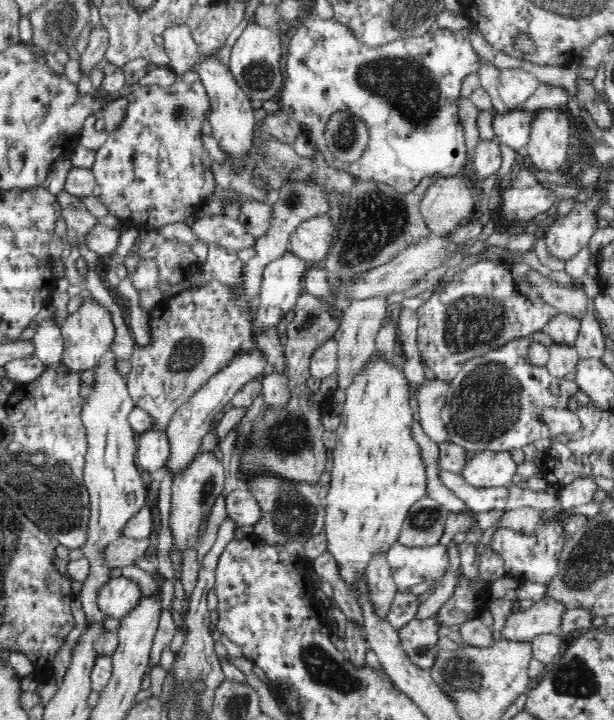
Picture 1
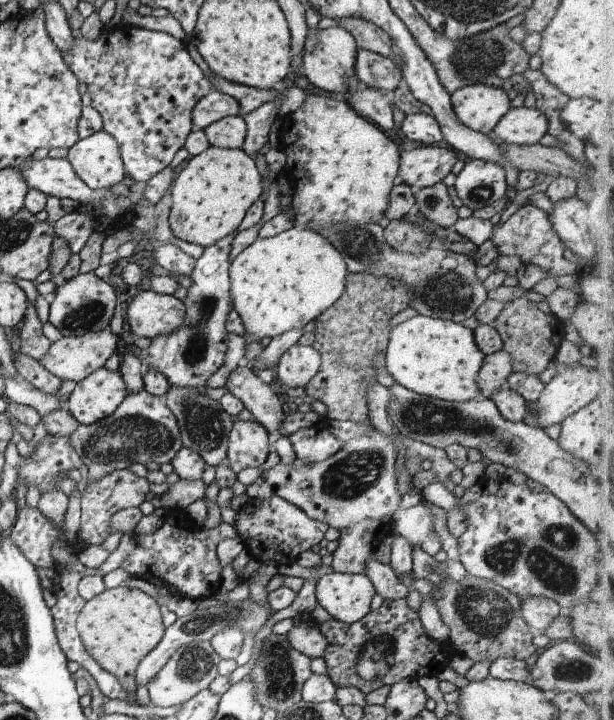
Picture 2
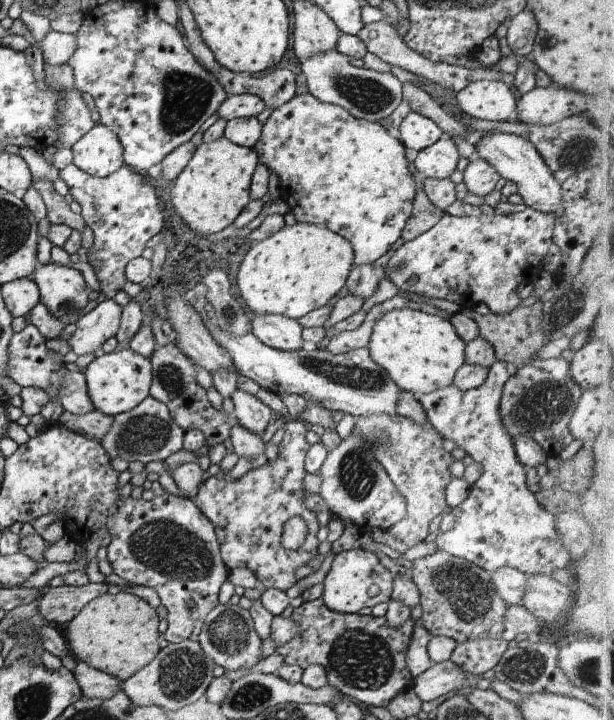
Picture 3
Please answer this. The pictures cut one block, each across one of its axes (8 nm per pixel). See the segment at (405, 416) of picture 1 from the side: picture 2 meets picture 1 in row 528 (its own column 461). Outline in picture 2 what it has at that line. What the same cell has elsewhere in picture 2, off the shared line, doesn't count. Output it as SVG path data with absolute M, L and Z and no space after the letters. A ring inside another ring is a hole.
M416 315L391 328L384 353L387 370L392 376L390 380L405 386L408 390L443 401L464 402L480 398L477 376L485 354L478 348L473 330L462 323Z

